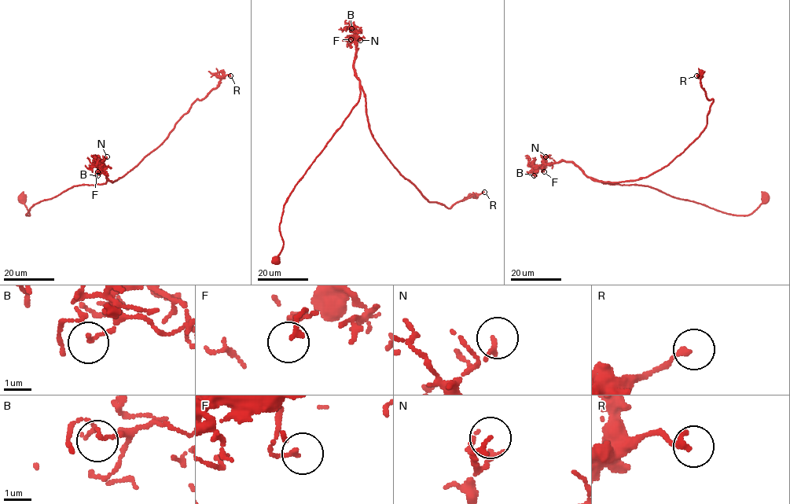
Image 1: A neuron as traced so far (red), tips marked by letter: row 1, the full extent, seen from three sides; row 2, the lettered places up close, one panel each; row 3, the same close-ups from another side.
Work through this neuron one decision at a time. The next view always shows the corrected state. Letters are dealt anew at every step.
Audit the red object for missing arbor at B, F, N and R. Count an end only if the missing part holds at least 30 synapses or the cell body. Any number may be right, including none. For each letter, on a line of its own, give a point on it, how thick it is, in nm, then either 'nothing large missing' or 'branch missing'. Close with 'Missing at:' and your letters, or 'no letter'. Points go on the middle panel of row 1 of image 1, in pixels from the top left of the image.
B: place (351, 28); calibre 150 nm; nothing large missing
F: place (350, 39); calibre 170 nm; nothing large missing
N: place (360, 40); calibre 160 nm; nothing large missing
R: place (484, 192); calibre 200 nm; nothing large missing
Missing at: no letter

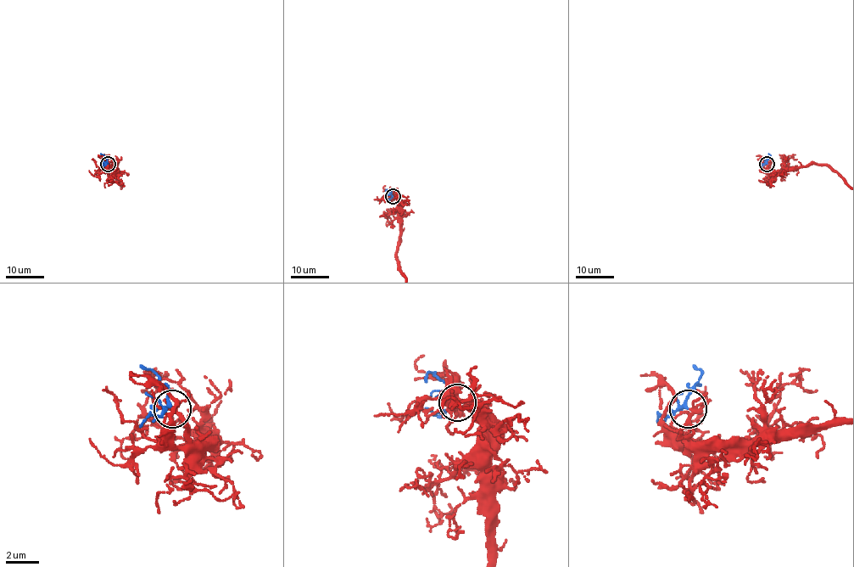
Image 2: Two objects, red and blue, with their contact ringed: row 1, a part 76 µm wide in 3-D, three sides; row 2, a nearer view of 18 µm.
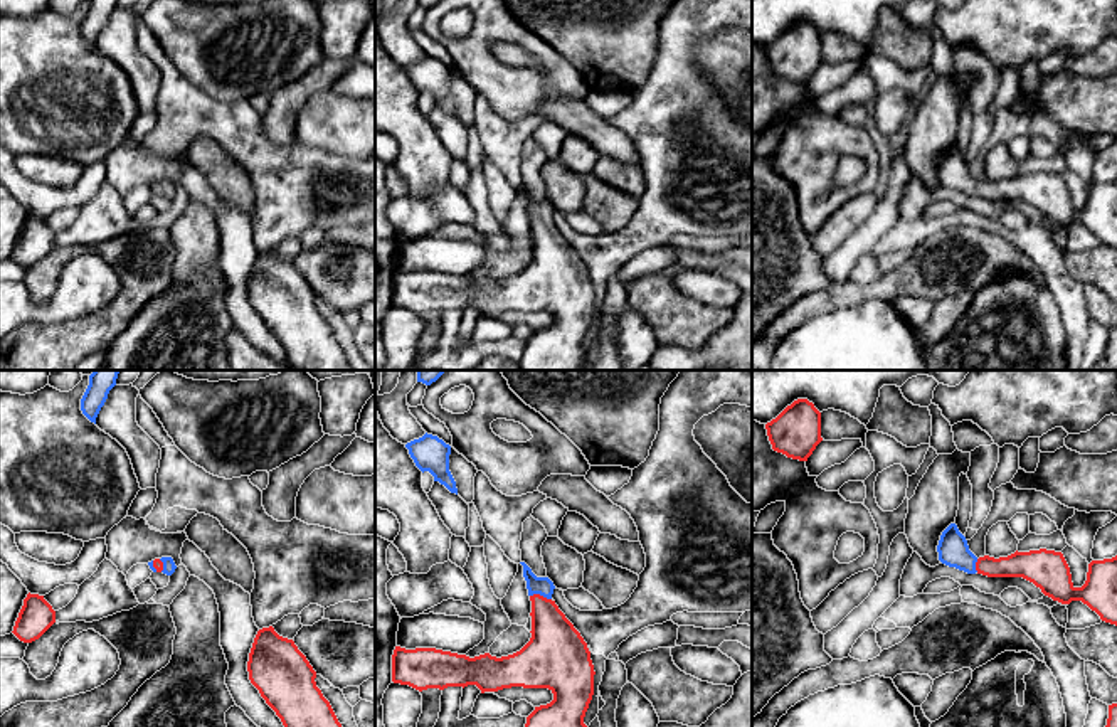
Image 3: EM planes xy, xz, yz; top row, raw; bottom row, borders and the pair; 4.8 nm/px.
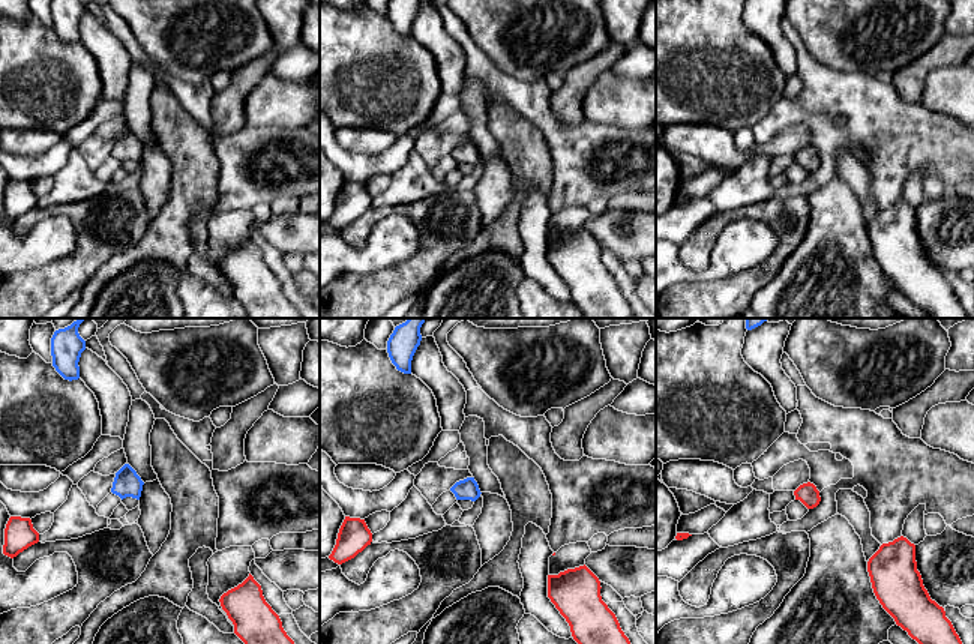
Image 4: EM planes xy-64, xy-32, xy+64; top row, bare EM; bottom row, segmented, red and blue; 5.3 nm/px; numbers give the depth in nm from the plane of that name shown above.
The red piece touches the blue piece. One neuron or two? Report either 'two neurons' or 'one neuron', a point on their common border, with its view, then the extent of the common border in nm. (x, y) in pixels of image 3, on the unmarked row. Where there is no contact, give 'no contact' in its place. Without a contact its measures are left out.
one neuron | xz (539, 217) | 110 nm

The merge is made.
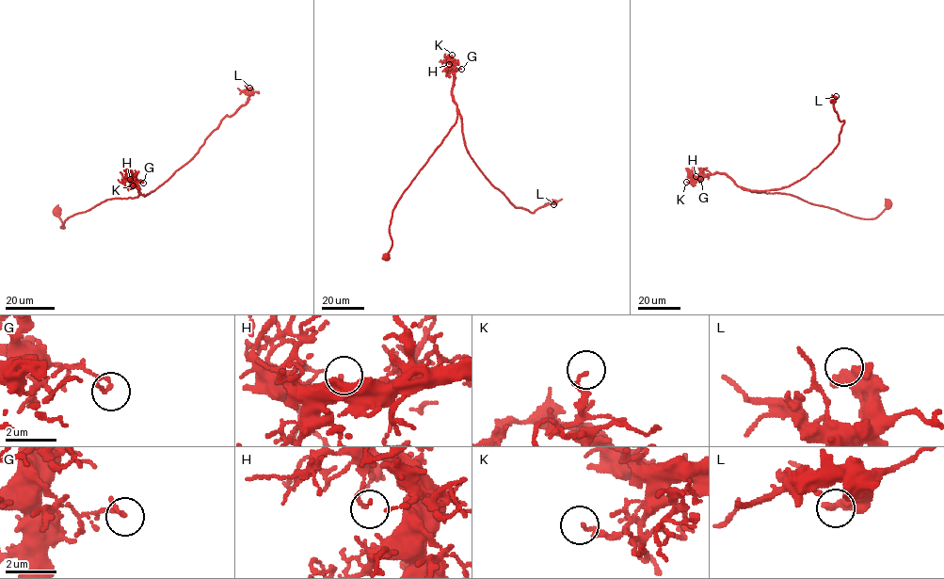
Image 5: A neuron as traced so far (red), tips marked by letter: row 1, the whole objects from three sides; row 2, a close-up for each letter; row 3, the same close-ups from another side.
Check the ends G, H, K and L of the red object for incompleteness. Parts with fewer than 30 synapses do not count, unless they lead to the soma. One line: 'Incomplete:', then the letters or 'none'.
Incomplete: L

